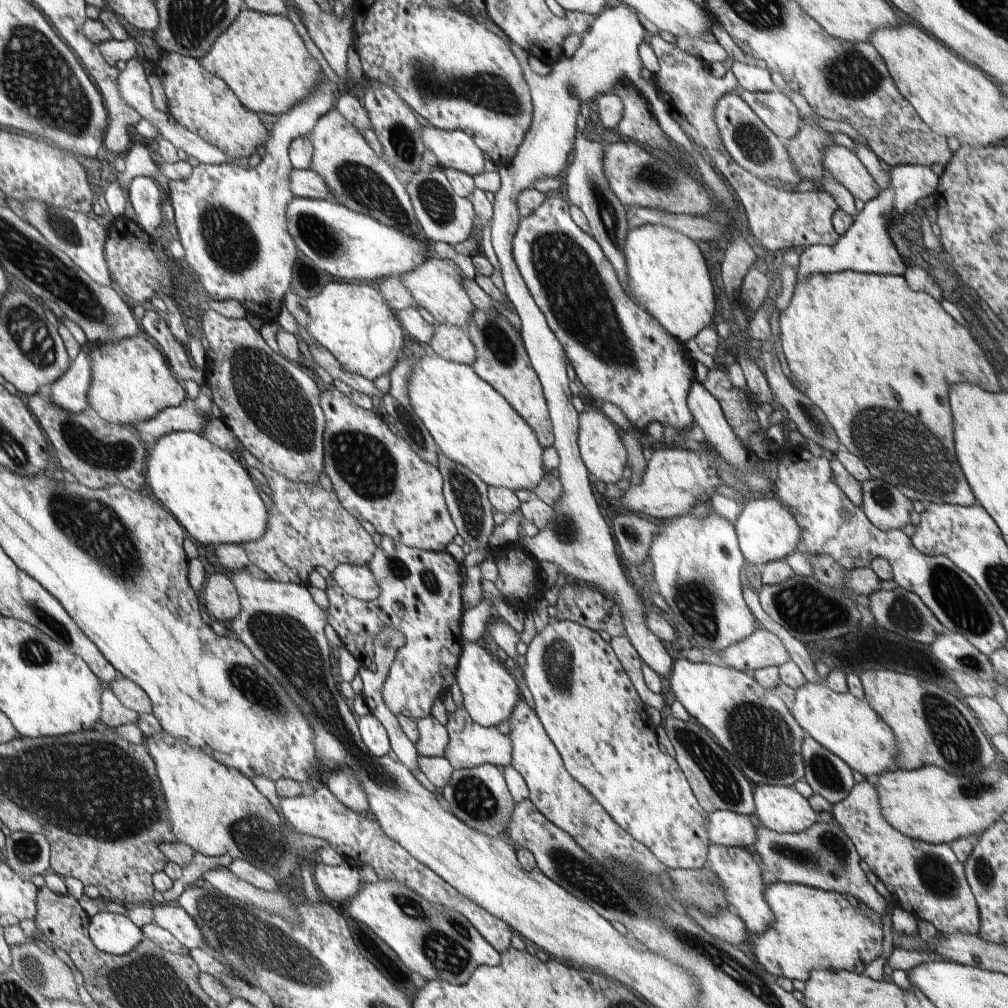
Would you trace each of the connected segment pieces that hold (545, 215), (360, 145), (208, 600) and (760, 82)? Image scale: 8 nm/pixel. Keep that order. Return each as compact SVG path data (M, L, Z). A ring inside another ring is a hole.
M560 196L547 198L530 216L519 222L513 242L513 257L528 290L547 317L556 338L567 350L568 360L578 380L594 400L616 404L631 422L631 430L646 433L652 422L671 424L684 435L692 424L688 398L692 389L694 370L688 362L688 351L679 352L678 340L665 332L640 305L623 289L606 252L596 239L584 231L571 217L570 206Z
M334 107L323 114L309 136L315 147L311 168L331 188L332 200L350 210L373 216L408 236L422 237L422 228L416 218L414 203L407 187L398 181L393 168L374 153L359 129L346 120L338 109Z
M218 570L211 574L200 595L206 608L206 615L217 618L223 624L228 624L233 618L239 616L242 603L239 591L230 578L228 570Z
M734 61L731 71L736 77L739 84L738 90L750 92L770 92L777 90L772 77L770 77L770 70L759 63L756 66L744 64L742 62Z

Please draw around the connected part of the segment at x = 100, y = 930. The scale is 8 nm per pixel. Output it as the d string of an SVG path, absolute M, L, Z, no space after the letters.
M107 910L100 911L94 916L90 917L90 937L101 951L111 955L122 956L130 953L136 948L136 945L144 939L143 930L141 926L136 926L130 917L110 913Z

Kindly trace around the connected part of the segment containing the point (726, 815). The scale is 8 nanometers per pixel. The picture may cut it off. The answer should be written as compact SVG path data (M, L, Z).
M714 811L709 813L708 834L712 844L753 847L757 837L757 820L751 815L732 811Z

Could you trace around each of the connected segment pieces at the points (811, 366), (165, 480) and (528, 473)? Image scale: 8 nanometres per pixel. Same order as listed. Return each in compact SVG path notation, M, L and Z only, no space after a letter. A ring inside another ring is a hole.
M858 271L817 273L797 282L788 308L779 316L777 331L780 334L794 388L805 394L822 410L828 417L829 424L836 431L841 444L854 456L866 462L866 468L870 471L872 478L894 485L912 501L920 500L924 504L946 503L965 507L978 504L971 486L966 480L958 460L956 460L954 422L952 422L952 414L950 414L948 392L949 388L956 383L973 384L991 393L999 393L1003 389L996 377L996 370L990 364L992 362L990 357L982 351L982 348L974 340L974 336L962 324L958 324L944 308L940 308L940 302L936 302L930 294L910 290L910 286L906 284L903 275L879 275L876 273L859 273Z
M180 431L159 438L159 441L149 448L147 466L149 488L152 489L152 492L160 499L160 502L163 502L164 506L167 506L168 510L171 510L172 514L183 523L188 534L190 534L196 542L204 544L209 549L213 546L223 544L244 545L245 543L254 542L262 538L264 533L267 533L268 510L266 510L266 504L262 502L262 498L260 498L260 494L258 494L258 490L256 490L252 478L250 478L250 473L246 472L246 468L240 466L240 462L238 462L236 458L232 458L229 452L222 450L222 447L218 448L212 441L208 442L208 439L203 434L192 431Z
M425 355L415 364L409 378L409 399L415 413L434 437L437 449L454 462L468 467L491 487L504 487L514 492L529 490L530 495L534 495L535 488L539 487L543 479L545 482L545 478L550 475L544 467L542 454L545 448L539 441L539 435L503 394L476 374L474 367L448 361L440 355Z

